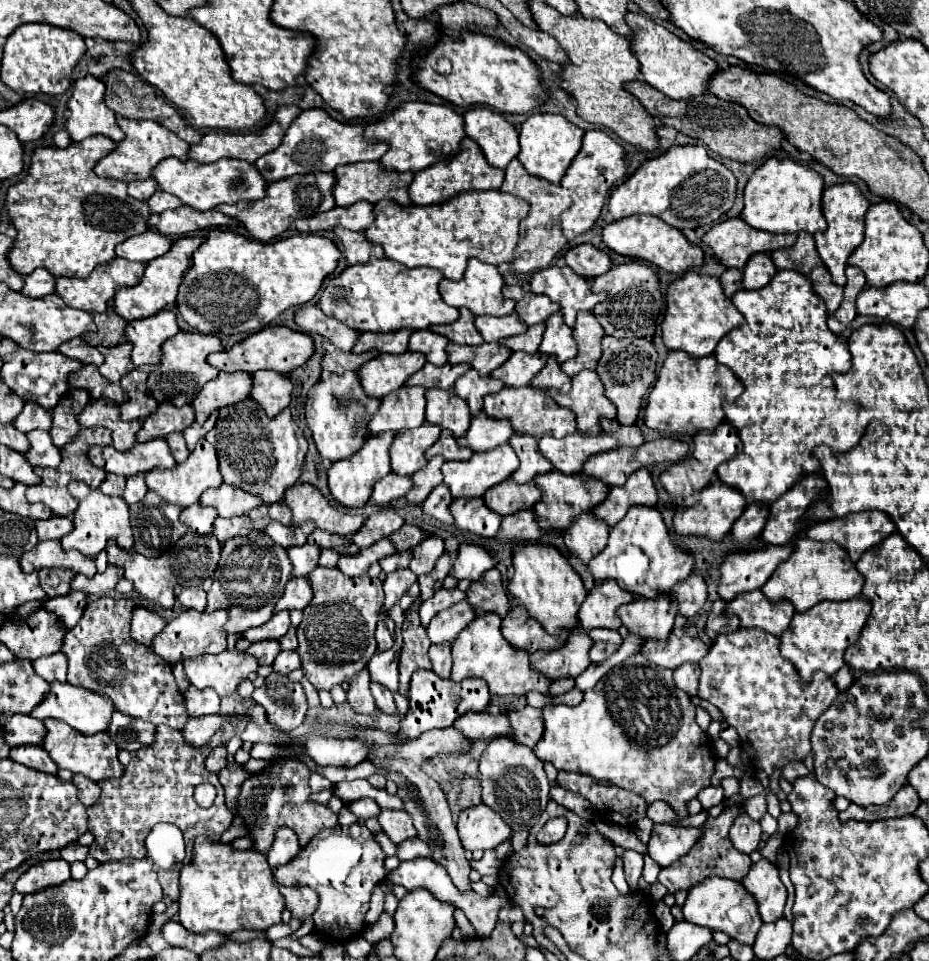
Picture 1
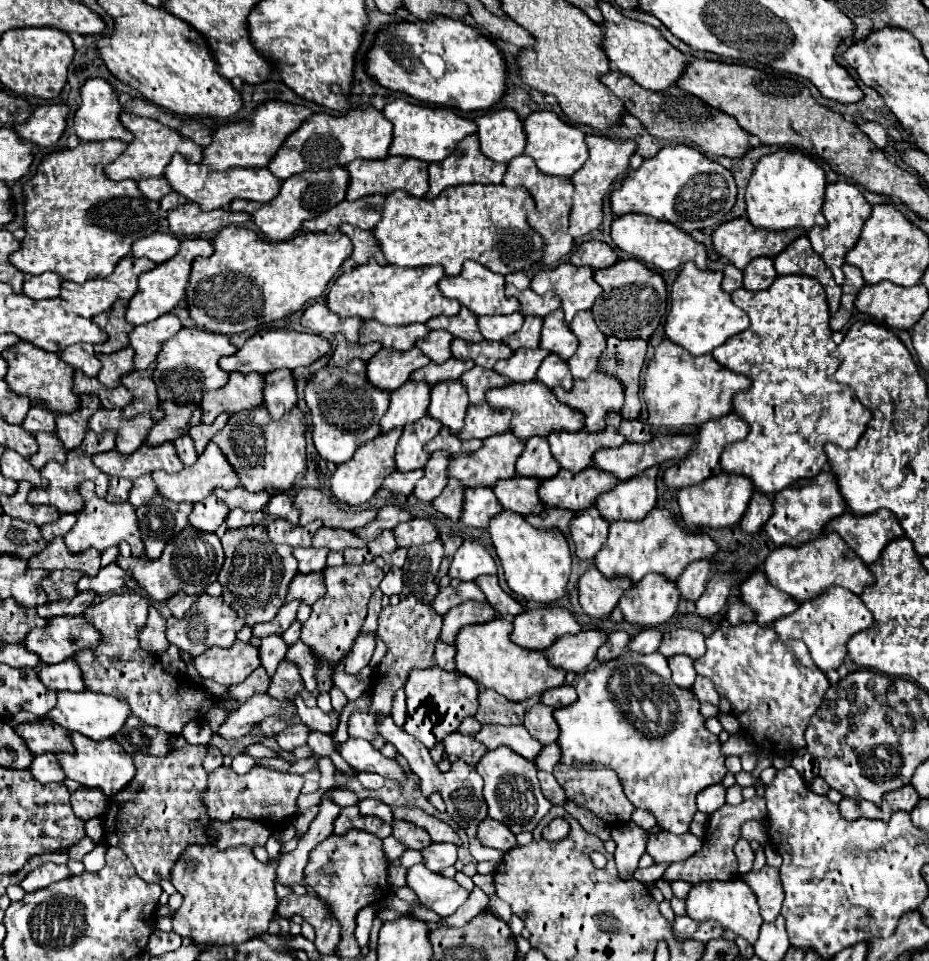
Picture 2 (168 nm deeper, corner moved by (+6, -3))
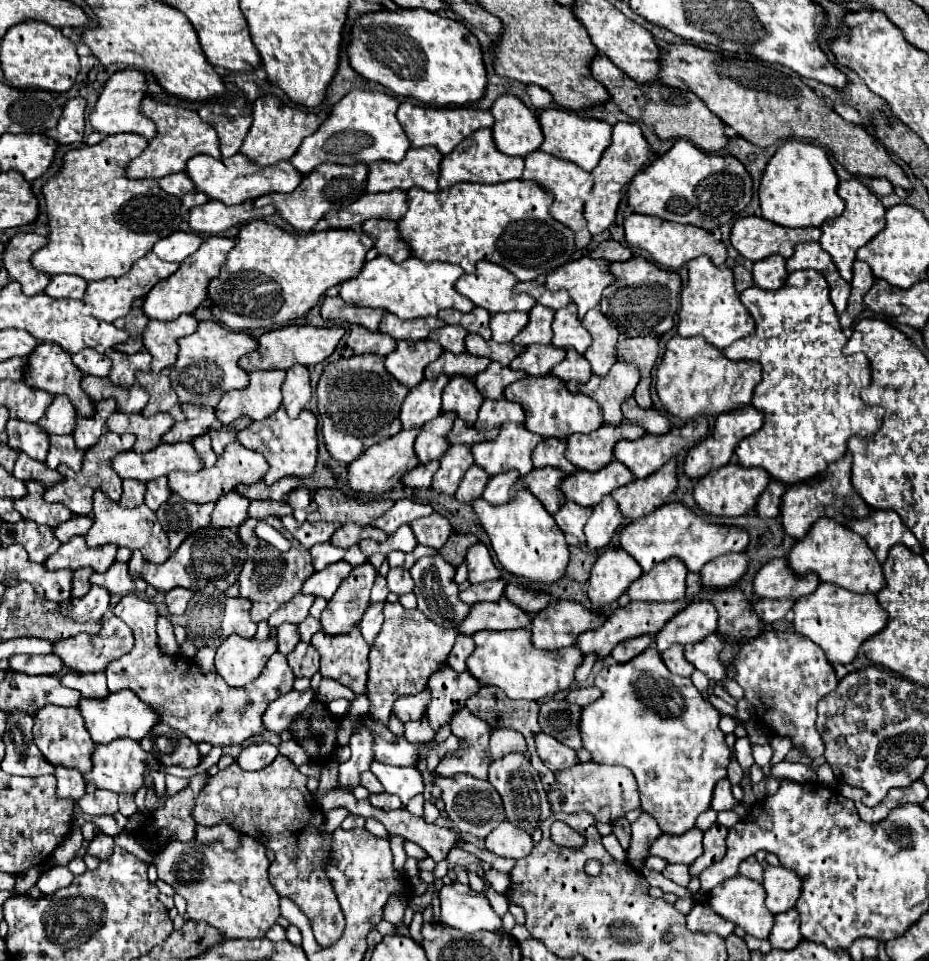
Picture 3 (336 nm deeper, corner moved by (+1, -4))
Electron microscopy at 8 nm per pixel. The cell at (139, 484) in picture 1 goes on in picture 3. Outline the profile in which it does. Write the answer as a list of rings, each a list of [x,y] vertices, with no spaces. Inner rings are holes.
[[[158,477],[150,483],[146,483],[146,497],[144,497],[144,503],[156,511],[166,499],[170,497],[170,487],[168,487],[168,479],[166,477]]]

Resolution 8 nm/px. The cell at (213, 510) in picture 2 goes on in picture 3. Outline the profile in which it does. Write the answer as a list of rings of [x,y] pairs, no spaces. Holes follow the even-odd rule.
[[[230,491],[222,495],[216,501],[216,507],[212,511],[212,525],[214,527],[234,527],[238,529],[240,523],[246,519],[246,509],[248,509],[246,497],[240,497],[236,491]]]

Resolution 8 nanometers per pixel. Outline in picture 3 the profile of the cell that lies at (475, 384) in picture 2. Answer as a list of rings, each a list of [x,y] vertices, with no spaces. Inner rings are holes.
[[[490,363],[488,369],[484,369],[482,373],[478,373],[474,377],[474,385],[476,389],[486,397],[486,399],[500,399],[504,387],[508,387],[510,383],[522,379],[524,373],[522,371],[512,371],[510,367],[502,367],[498,363]]]

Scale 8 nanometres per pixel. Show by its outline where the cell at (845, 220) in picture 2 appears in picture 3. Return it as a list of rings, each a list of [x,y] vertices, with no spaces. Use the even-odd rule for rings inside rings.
[[[850,179],[850,181],[842,181],[838,185],[838,195],[844,199],[846,209],[840,217],[826,221],[820,229],[822,229],[822,239],[820,245],[824,251],[830,253],[838,273],[842,275],[844,281],[852,279],[852,263],[856,259],[856,249],[860,249],[862,245],[866,245],[878,231],[884,229],[884,213],[886,209],[882,207],[880,199],[858,179]]]

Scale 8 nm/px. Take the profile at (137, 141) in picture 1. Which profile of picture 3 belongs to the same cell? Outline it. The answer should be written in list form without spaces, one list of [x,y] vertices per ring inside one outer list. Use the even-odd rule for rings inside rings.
[[[146,97],[142,101],[140,109],[142,109],[142,115],[148,117],[156,125],[158,133],[154,139],[148,141],[148,147],[142,151],[142,155],[128,163],[128,167],[124,171],[126,177],[130,177],[130,179],[146,179],[146,177],[160,179],[170,173],[180,173],[180,171],[184,171],[186,161],[200,153],[220,159],[216,133],[212,127],[208,127],[208,125],[204,125],[204,121],[200,121],[196,111],[190,111],[184,107],[174,107],[174,105],[162,105],[150,97]]]

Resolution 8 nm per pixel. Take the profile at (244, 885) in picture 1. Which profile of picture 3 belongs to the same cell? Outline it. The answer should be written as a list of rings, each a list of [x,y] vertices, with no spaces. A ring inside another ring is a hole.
[[[244,837],[236,851],[226,851],[220,843],[198,845],[196,841],[174,841],[174,845],[166,845],[156,855],[154,863],[158,877],[168,881],[186,899],[188,919],[216,927],[226,939],[262,939],[280,917],[280,901],[268,879],[270,861],[266,849],[250,837]]]

